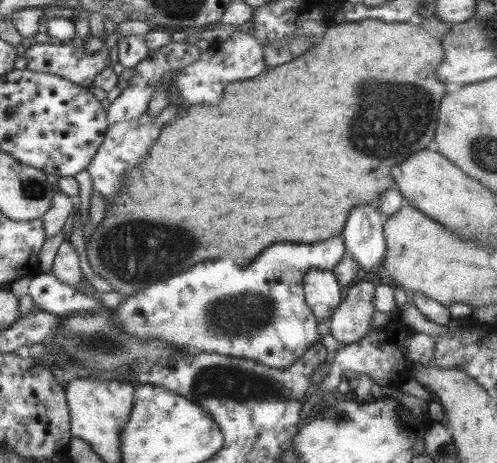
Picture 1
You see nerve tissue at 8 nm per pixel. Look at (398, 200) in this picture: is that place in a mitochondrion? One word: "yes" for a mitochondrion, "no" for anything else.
no

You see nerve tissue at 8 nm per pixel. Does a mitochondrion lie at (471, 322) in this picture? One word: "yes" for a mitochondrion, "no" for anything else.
no

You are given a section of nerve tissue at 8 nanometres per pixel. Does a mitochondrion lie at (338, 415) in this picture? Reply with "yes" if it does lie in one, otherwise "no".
yes

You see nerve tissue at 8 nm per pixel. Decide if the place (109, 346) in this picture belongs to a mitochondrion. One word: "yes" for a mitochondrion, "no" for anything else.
yes

